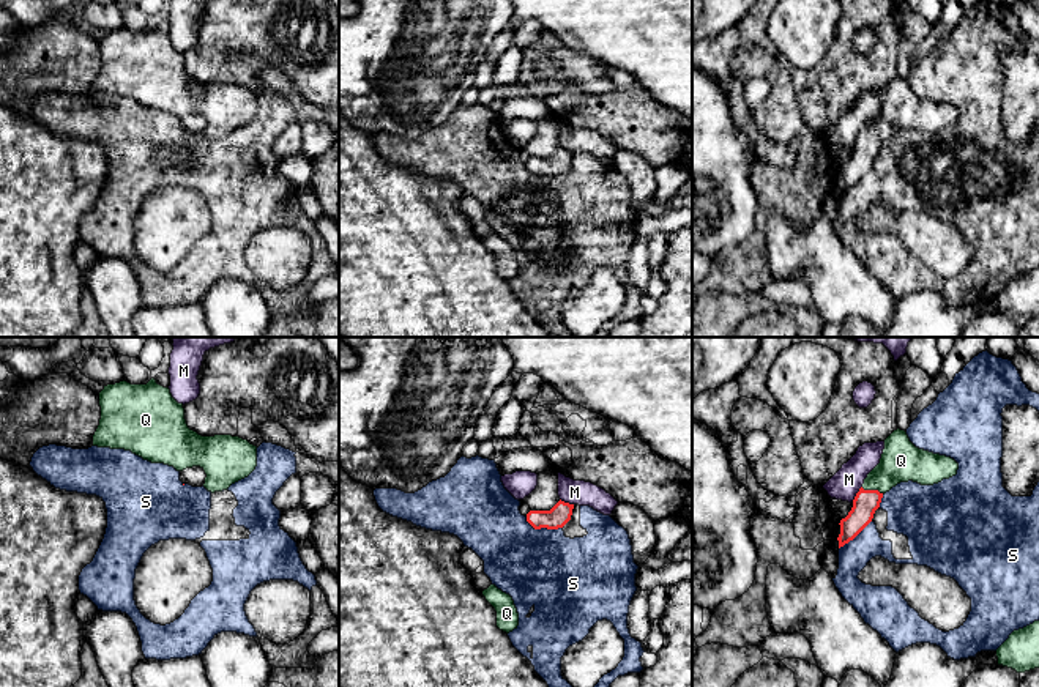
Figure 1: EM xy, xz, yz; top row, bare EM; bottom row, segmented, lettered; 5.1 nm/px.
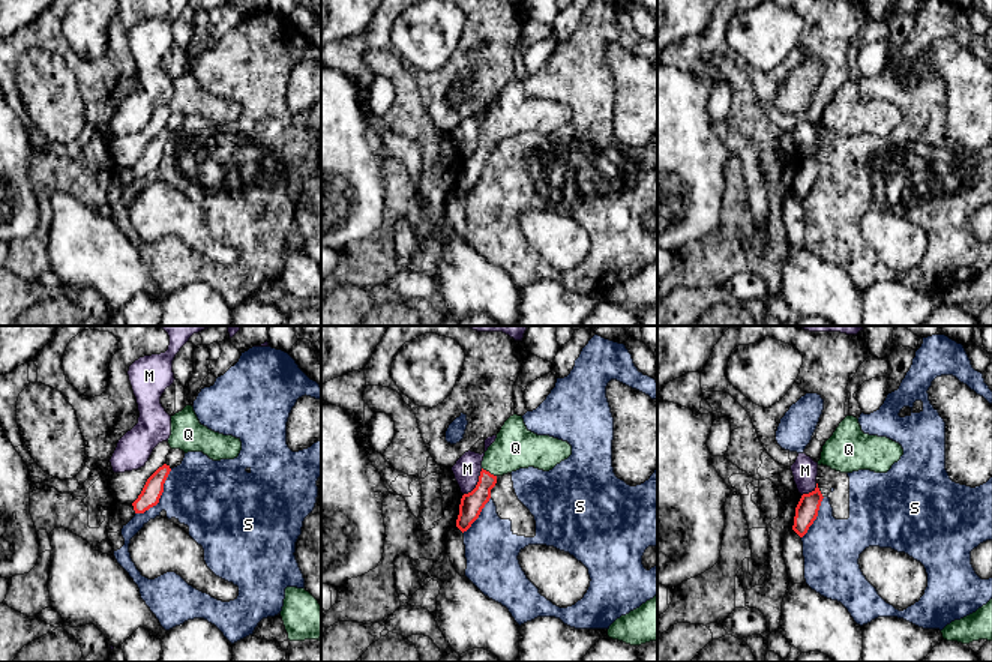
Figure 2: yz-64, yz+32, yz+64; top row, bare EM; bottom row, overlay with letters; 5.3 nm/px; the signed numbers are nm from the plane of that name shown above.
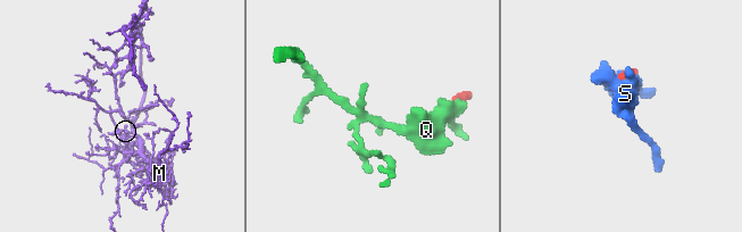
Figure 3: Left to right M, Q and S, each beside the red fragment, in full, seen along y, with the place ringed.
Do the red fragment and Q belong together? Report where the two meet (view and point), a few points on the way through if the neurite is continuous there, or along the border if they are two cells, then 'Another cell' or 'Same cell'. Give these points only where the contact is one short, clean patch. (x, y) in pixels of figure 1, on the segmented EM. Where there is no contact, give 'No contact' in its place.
Touches red at yz (872, 490). Path across: yz (866, 501), (872, 490), (901, 460). Same cell

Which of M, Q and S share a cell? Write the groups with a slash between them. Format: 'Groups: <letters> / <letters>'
Groups: M / Q / S

